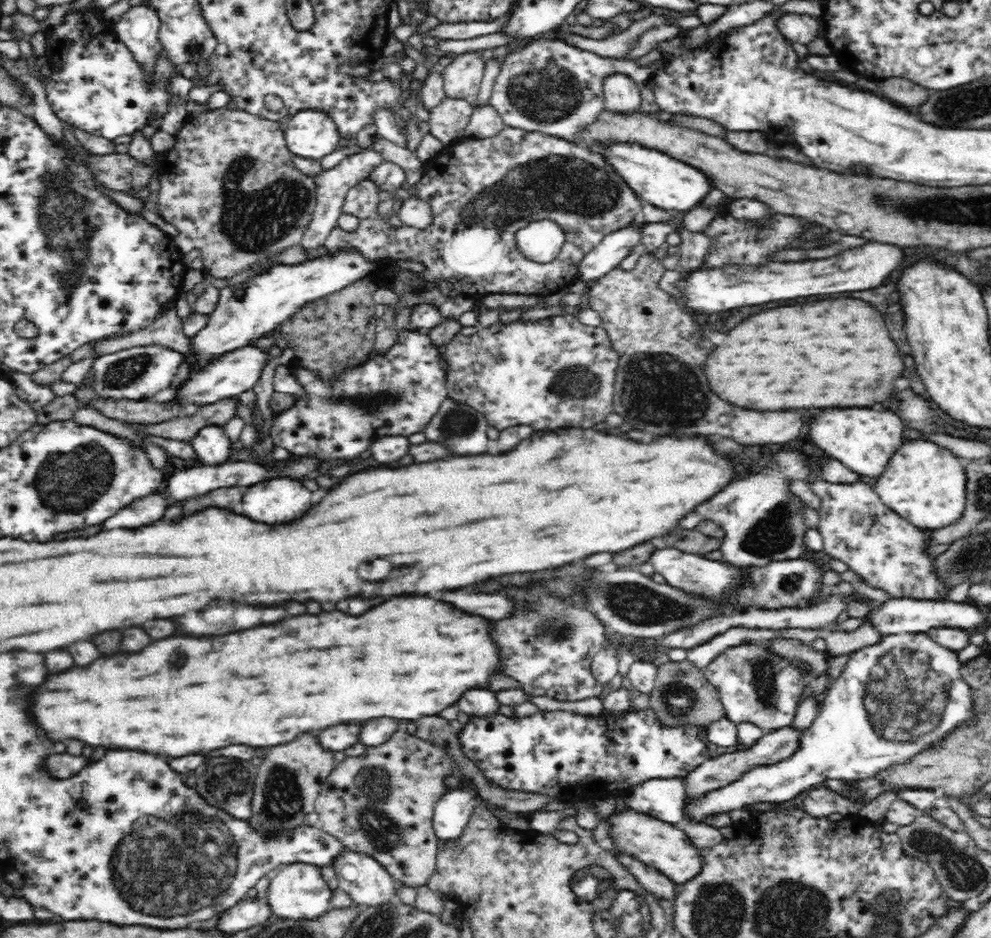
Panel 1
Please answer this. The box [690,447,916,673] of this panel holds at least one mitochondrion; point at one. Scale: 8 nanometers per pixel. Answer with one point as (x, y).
(774, 533)

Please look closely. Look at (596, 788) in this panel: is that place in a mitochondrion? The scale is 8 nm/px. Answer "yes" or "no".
no

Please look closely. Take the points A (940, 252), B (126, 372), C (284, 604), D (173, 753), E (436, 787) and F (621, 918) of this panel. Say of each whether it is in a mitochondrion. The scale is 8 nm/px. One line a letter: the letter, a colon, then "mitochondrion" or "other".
A: other
B: mitochondrion
C: other
D: other
E: other
F: mitochondrion

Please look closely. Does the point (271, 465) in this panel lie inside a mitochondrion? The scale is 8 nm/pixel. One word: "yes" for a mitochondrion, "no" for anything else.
no

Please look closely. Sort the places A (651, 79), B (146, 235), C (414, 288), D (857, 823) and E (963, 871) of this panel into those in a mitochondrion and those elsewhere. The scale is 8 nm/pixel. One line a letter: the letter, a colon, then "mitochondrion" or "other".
A: other
B: other
C: mitochondrion
D: other
E: mitochondrion

